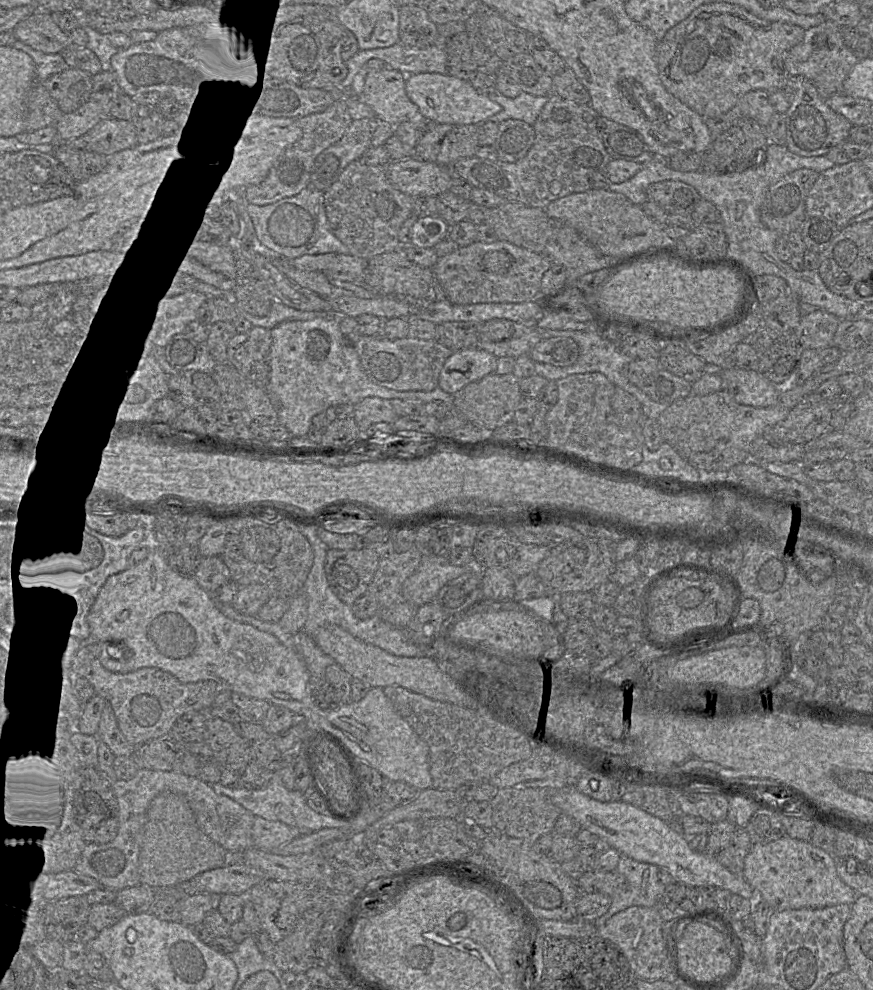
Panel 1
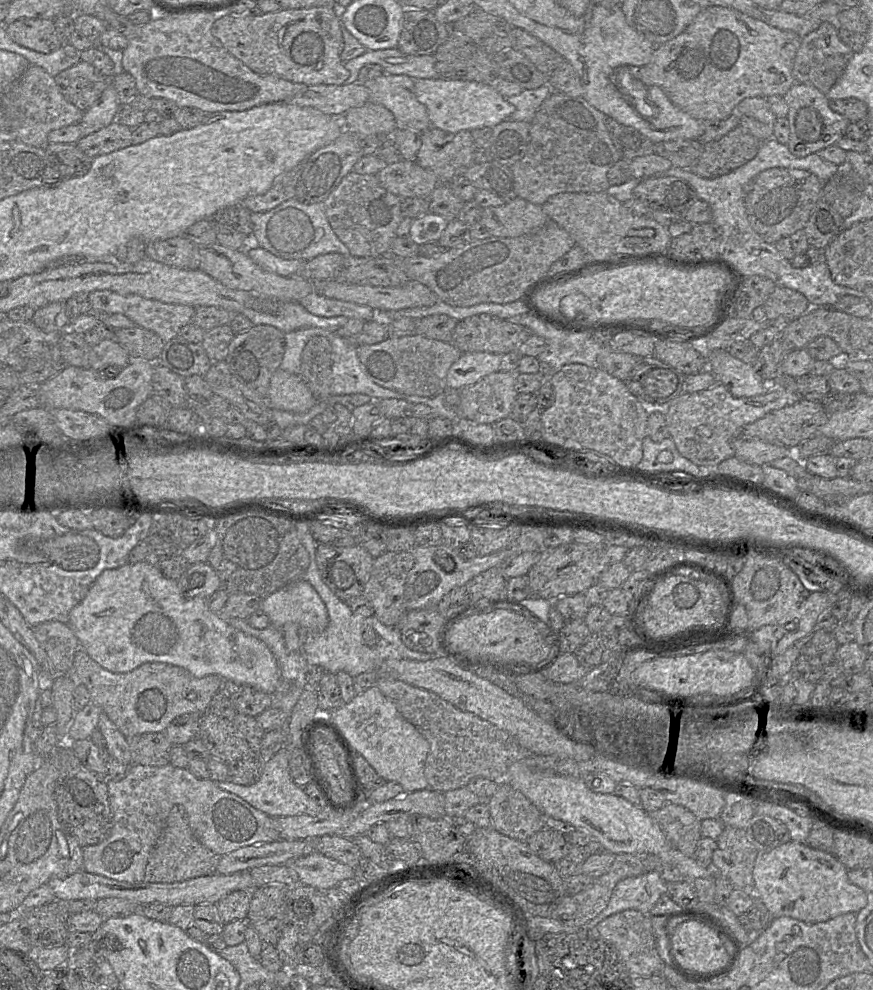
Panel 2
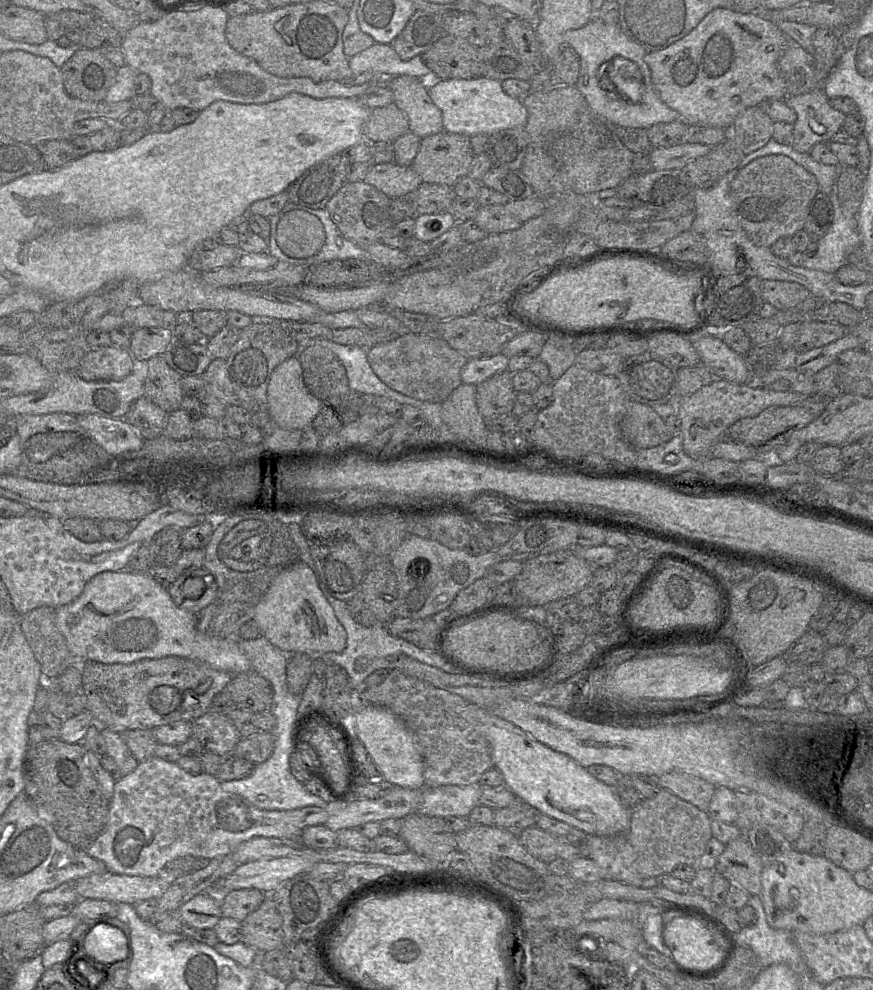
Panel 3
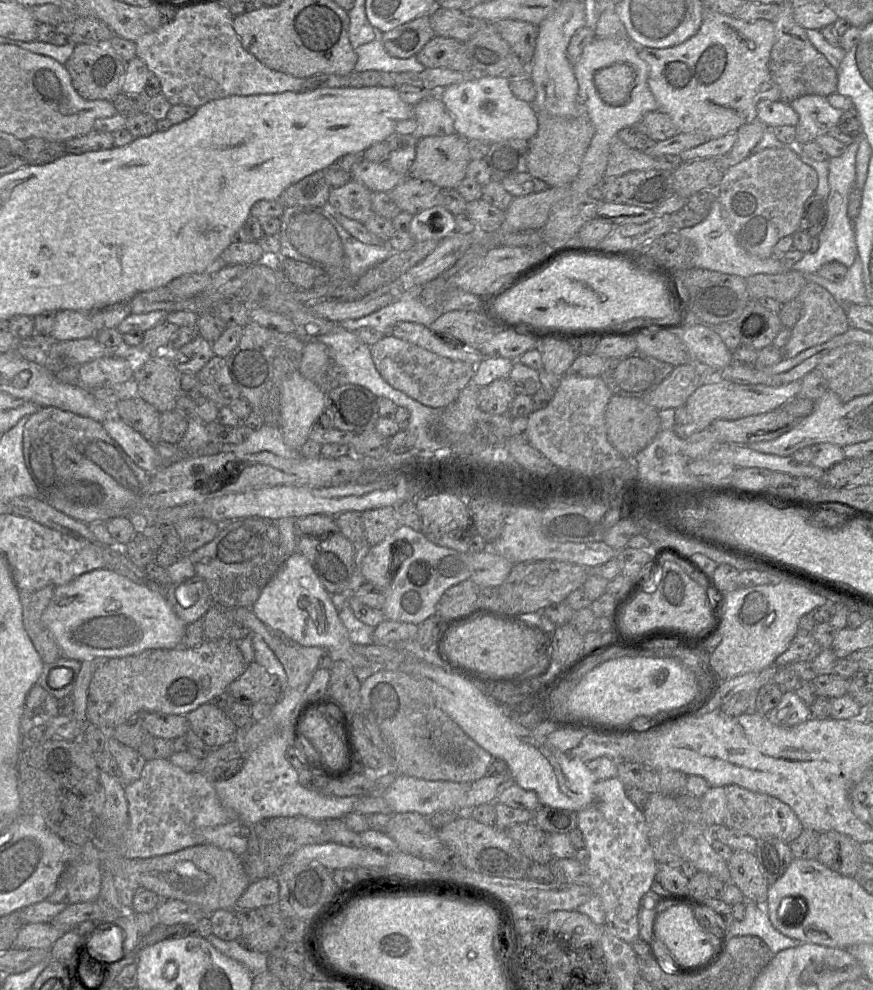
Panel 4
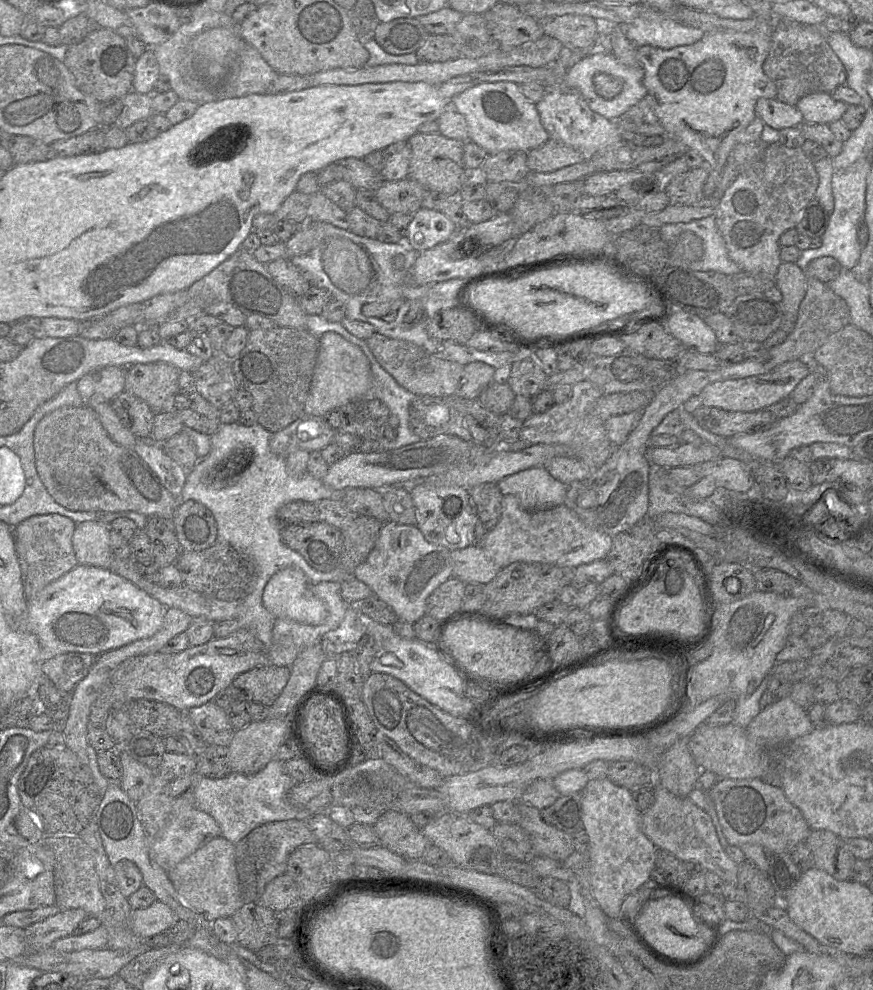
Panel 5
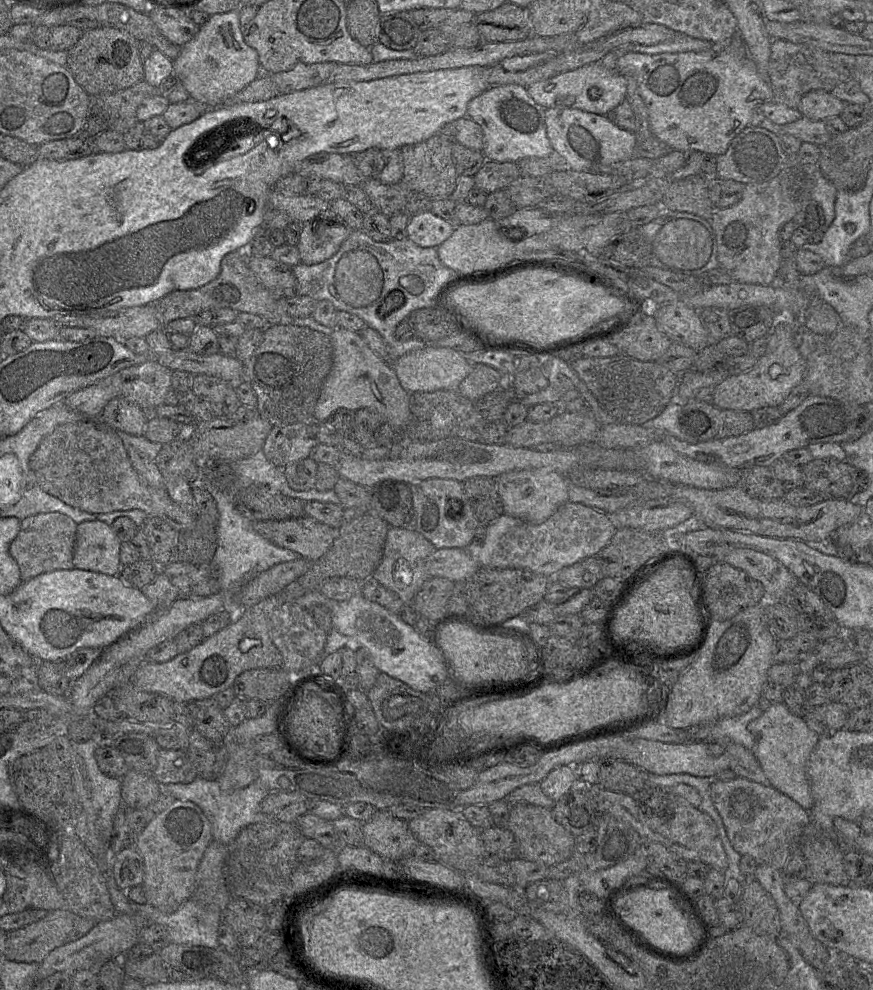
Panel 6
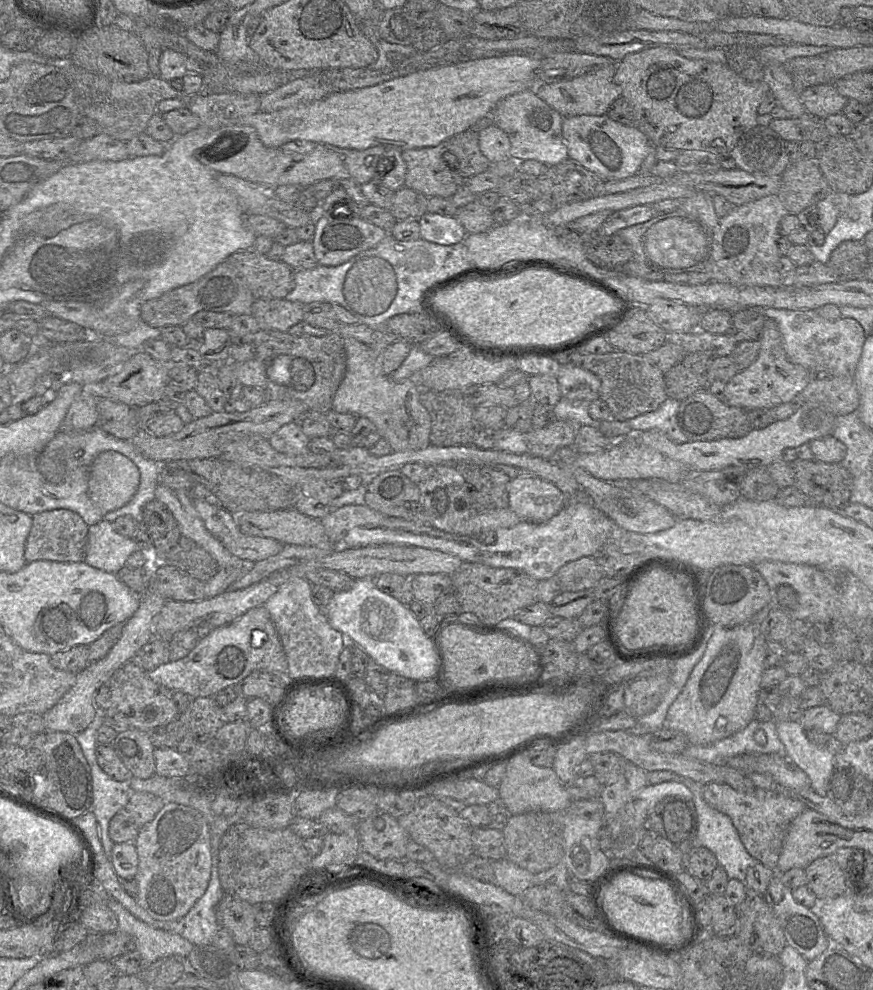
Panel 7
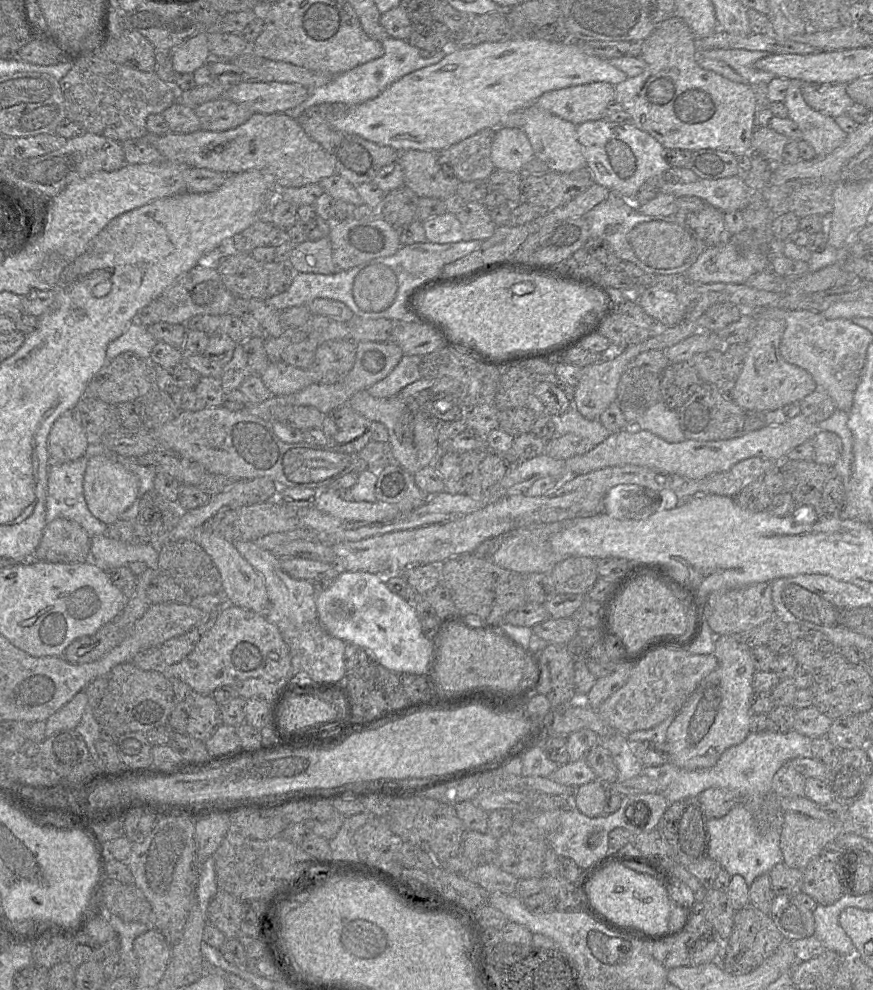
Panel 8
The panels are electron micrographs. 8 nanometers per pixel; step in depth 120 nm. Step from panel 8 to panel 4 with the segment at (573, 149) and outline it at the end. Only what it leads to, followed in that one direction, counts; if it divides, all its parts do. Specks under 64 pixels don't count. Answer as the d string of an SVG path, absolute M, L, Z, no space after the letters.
M484 76L452 84L443 89L440 100L453 116L455 133L467 140L477 139L488 143L508 139L529 141L538 130L533 105L516 98L506 78Z

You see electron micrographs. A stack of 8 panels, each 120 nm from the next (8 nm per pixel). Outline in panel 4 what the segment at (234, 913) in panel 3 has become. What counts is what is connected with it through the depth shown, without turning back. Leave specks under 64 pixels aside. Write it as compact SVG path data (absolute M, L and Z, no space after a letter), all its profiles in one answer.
M267 877L249 883L236 902L236 910L250 910L265 906L277 906L279 884L275 877Z

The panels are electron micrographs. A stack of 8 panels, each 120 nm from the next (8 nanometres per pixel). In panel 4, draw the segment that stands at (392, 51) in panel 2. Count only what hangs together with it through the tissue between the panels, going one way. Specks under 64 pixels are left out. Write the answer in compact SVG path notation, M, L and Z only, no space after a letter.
M380 38L361 45L355 49L358 56L354 72L384 71L384 72L421 72L426 68L416 56L399 59L391 56L383 46Z

